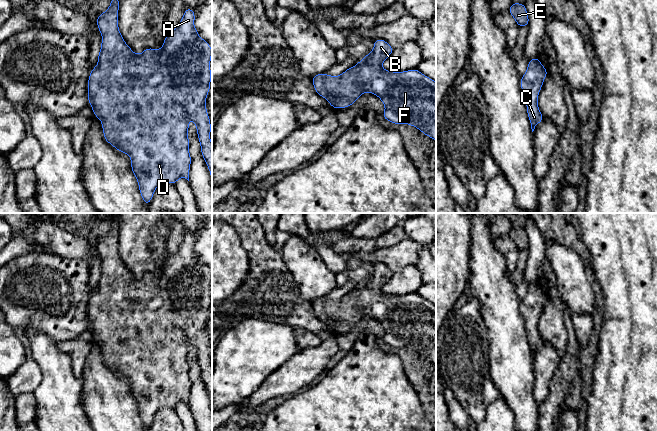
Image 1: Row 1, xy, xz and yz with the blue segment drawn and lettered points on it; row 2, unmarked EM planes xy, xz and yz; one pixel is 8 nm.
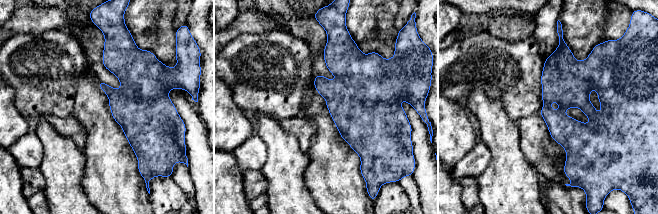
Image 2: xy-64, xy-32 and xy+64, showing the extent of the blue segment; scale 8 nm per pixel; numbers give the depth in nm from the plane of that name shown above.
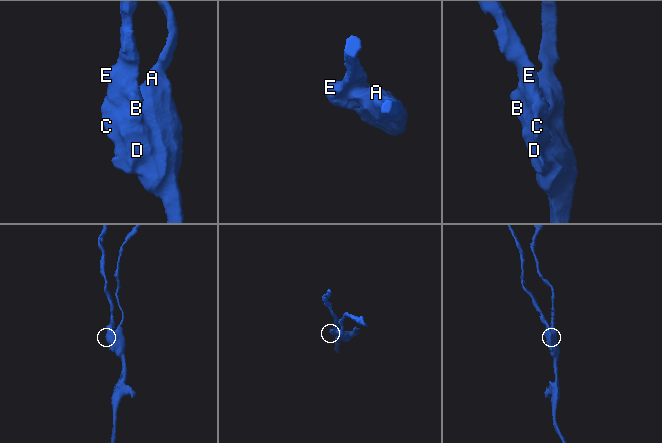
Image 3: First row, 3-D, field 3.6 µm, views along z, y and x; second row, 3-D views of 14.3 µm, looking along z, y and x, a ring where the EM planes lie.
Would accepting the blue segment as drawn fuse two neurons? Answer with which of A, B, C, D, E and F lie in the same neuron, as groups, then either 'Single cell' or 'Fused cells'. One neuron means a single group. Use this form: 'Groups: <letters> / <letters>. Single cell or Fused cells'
Groups: A B C D E F. Single cell

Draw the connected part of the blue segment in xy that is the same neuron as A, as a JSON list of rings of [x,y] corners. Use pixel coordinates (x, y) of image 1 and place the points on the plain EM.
[[[115,218],[109,232],[97,241],[102,266],[98,287],[88,302],[88,326],[93,338],[101,344],[106,366],[130,380],[132,397],[148,430],[160,407],[176,409],[179,402],[189,405],[192,385],[189,343],[195,347],[212,408],[211,346],[206,332],[212,273],[199,261],[194,250],[195,237],[187,232],[178,250],[164,263],[161,273],[146,272],[141,278],[135,278],[120,258],[118,235],[119,222]]]

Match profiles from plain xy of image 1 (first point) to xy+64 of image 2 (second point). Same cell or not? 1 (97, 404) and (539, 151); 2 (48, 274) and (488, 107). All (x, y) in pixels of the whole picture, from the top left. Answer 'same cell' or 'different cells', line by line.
1: different cells
2: different cells

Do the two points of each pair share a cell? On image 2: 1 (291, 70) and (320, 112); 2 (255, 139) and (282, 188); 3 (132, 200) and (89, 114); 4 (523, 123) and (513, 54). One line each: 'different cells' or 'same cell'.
1: different cells
2: different cells
3: same cell
4: different cells

